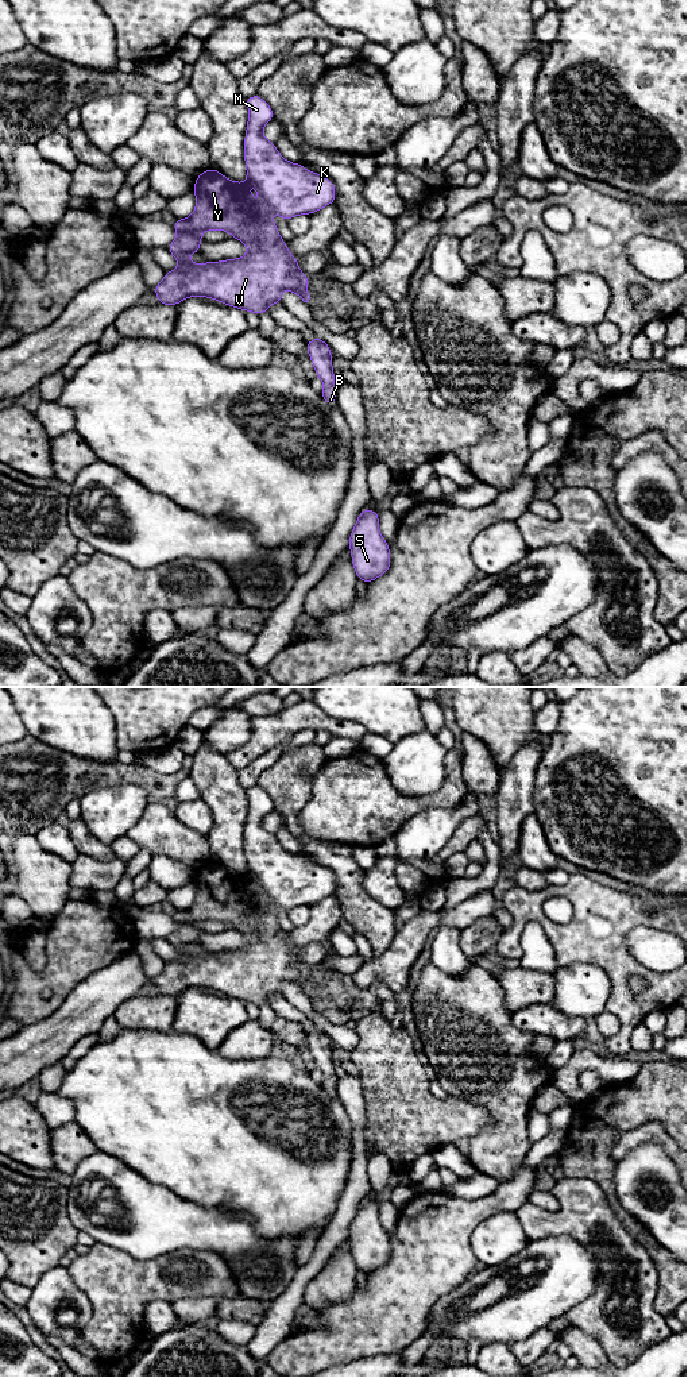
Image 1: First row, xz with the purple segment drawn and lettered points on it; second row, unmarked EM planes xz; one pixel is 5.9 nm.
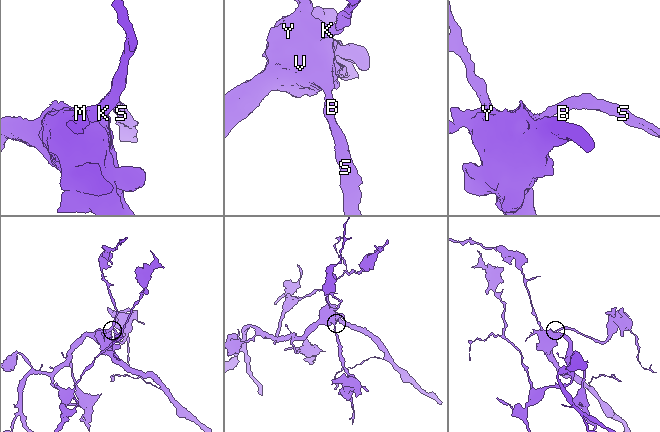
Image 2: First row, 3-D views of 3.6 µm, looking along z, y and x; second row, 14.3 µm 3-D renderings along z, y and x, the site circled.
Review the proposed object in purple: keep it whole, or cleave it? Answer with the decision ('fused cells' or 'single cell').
single cell

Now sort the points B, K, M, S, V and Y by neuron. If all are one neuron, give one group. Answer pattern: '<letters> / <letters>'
B K M S V Y

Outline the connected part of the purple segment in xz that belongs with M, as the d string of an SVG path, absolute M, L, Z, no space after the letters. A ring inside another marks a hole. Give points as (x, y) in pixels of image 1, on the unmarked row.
M260 787L246 788L248 800L247 821L244 825L244 856L247 871L235 873L216 861L213 857L198 865L194 871L196 900L185 910L177 910L171 918L178 927L166 937L167 942L177 950L179 958L165 962L162 972L152 983L158 988L158 996L177 997L188 988L206 988L227 997L258 1007L268 1004L270 995L282 995L282 981L287 980L308 993L309 966L298 960L299 950L294 949L286 933L278 923L277 915L268 908L268 903L278 904L283 911L299 906L312 906L332 896L336 892L335 873L316 862L309 862L302 854L286 852L278 842L275 834L263 827L263 818L274 811L274 802ZM252 875L259 884L262 896L254 893L247 876ZM205 922L227 922L229 929L240 931L247 938L247 946L204 956L192 954L188 945L200 945L201 925Z

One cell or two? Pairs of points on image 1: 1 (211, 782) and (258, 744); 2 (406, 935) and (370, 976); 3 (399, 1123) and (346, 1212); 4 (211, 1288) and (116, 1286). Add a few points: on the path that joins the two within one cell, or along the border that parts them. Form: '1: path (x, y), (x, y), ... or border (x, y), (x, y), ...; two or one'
1: border (225, 756), (236, 769); two
2: path (401, 946), (381, 967); one
3: border (364, 1126), (364, 1146), (368, 1157); two
4: path (188, 1285), (139, 1285); one

